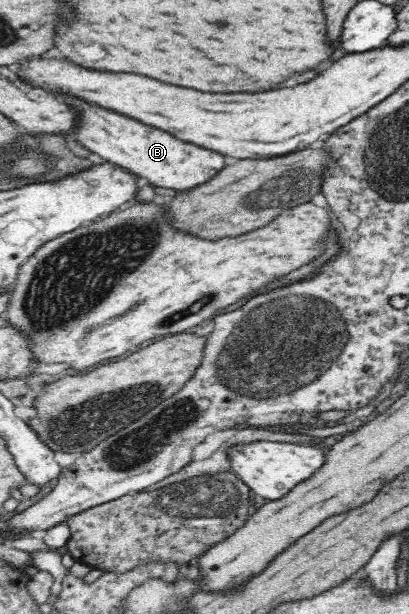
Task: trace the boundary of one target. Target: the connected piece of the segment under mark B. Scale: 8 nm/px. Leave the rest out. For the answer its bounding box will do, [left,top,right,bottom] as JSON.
[73,98,225,192]

